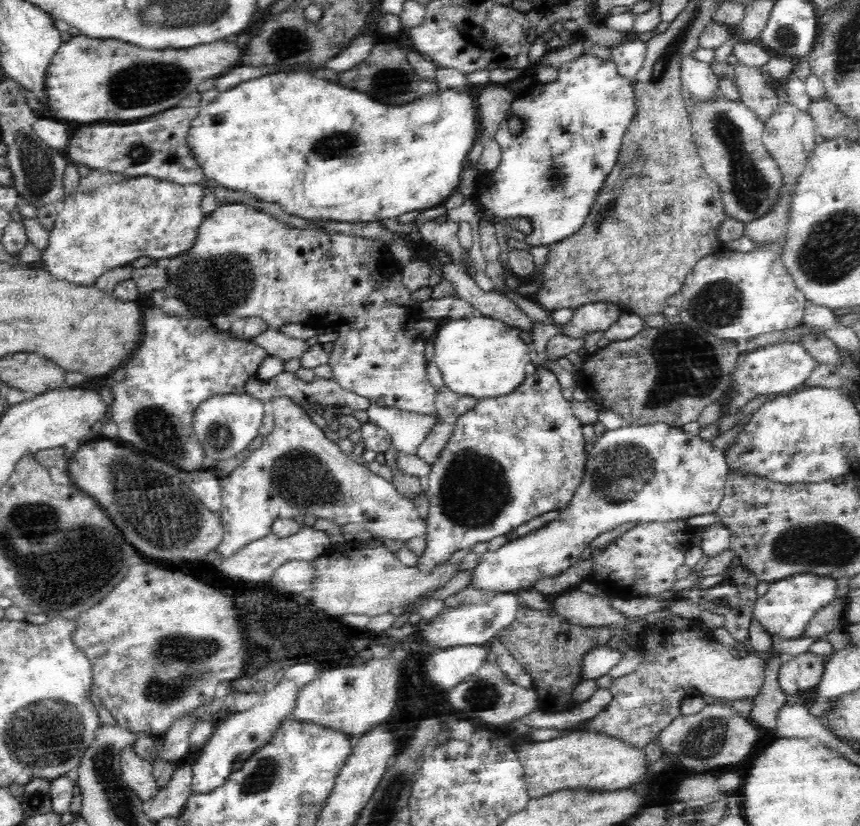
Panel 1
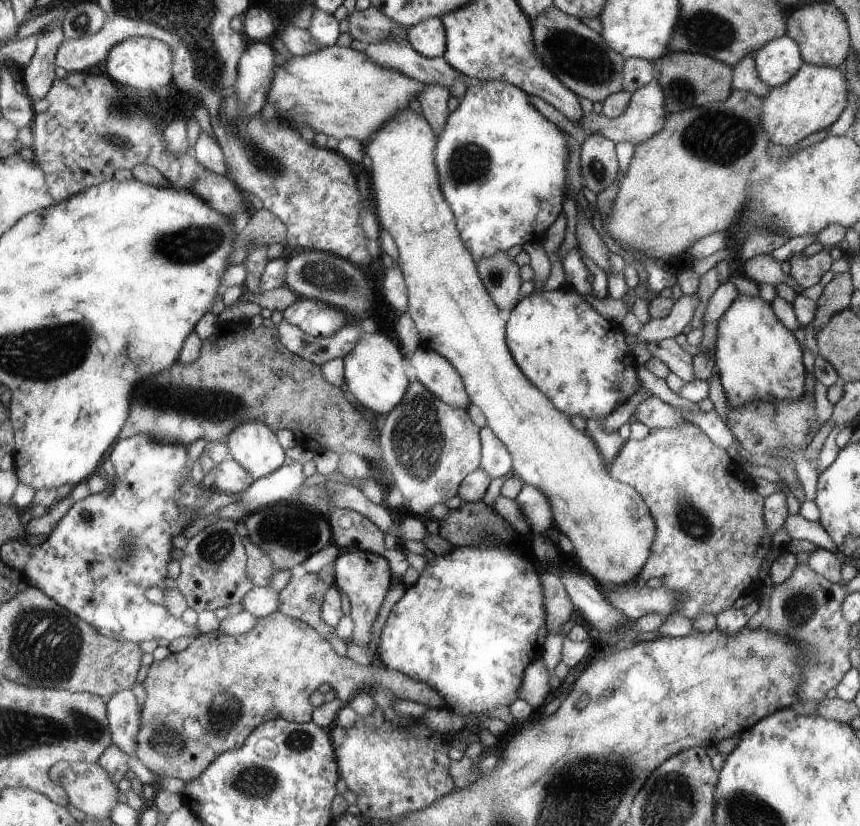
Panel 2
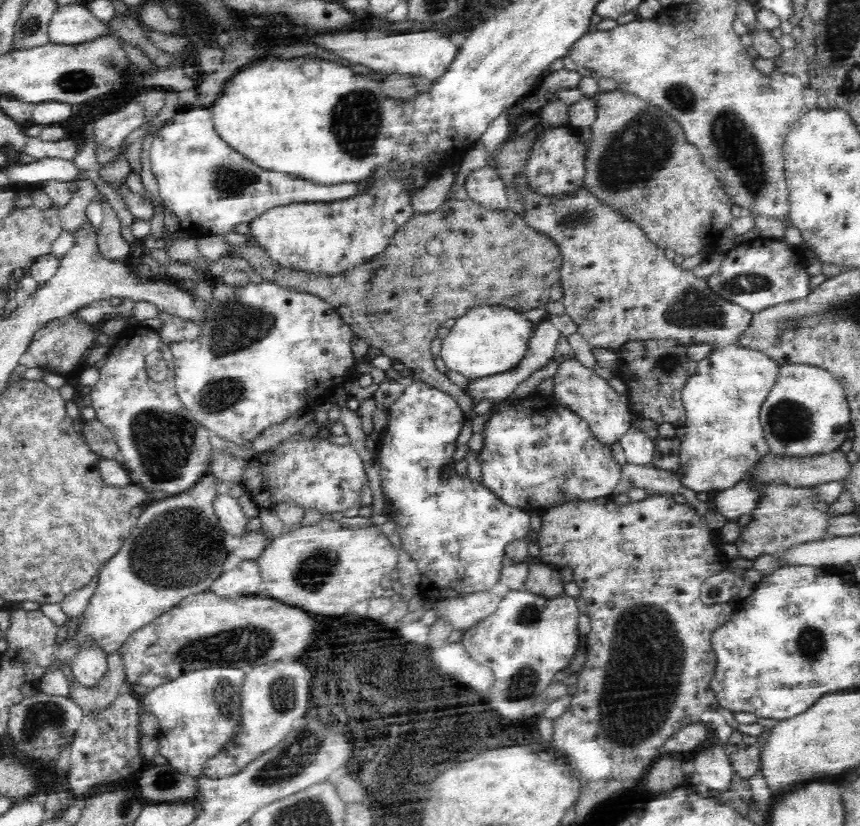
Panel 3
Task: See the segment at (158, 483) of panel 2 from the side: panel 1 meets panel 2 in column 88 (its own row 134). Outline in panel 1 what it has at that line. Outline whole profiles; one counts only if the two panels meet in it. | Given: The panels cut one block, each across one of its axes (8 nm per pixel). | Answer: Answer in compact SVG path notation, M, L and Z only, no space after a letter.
M582 54L576 60L559 66L557 71L554 82L533 82L512 101L506 121L500 122L495 134L501 148L499 163L489 175L477 177L475 193L472 194L487 226L498 218L526 218L532 226L530 234L508 226L505 236L522 240L531 247L551 246L580 230L593 202L596 202L597 191L604 186L608 170L616 166L622 136L636 114L635 79L620 75L618 66L612 60Z

